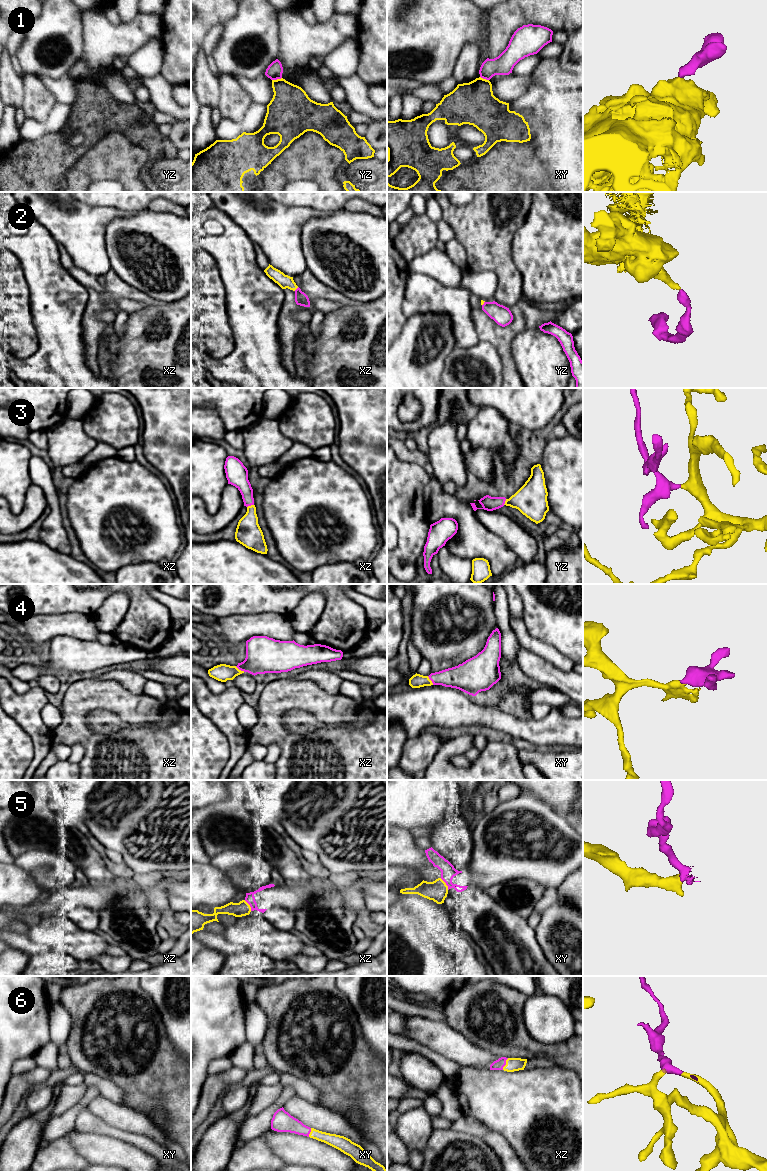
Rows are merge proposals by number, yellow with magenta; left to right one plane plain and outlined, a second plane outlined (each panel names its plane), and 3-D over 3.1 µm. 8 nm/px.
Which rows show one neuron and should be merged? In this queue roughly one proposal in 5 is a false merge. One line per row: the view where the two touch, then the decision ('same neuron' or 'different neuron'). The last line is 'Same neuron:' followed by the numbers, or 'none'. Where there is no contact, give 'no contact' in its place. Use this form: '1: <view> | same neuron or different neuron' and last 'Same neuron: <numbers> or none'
1: yz | different neuron
2: xz | same neuron
3: xz | same neuron
4: xz | same neuron
5: xy | same neuron
6: xz | same neuron
Same neuron: 2, 3, 4, 5, 6

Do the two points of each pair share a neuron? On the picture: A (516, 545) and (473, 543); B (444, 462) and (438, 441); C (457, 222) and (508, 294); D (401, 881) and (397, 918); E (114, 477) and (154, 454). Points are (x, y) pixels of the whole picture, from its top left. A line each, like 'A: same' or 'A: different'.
A: different
B: same
C: same
D: different
E: different

